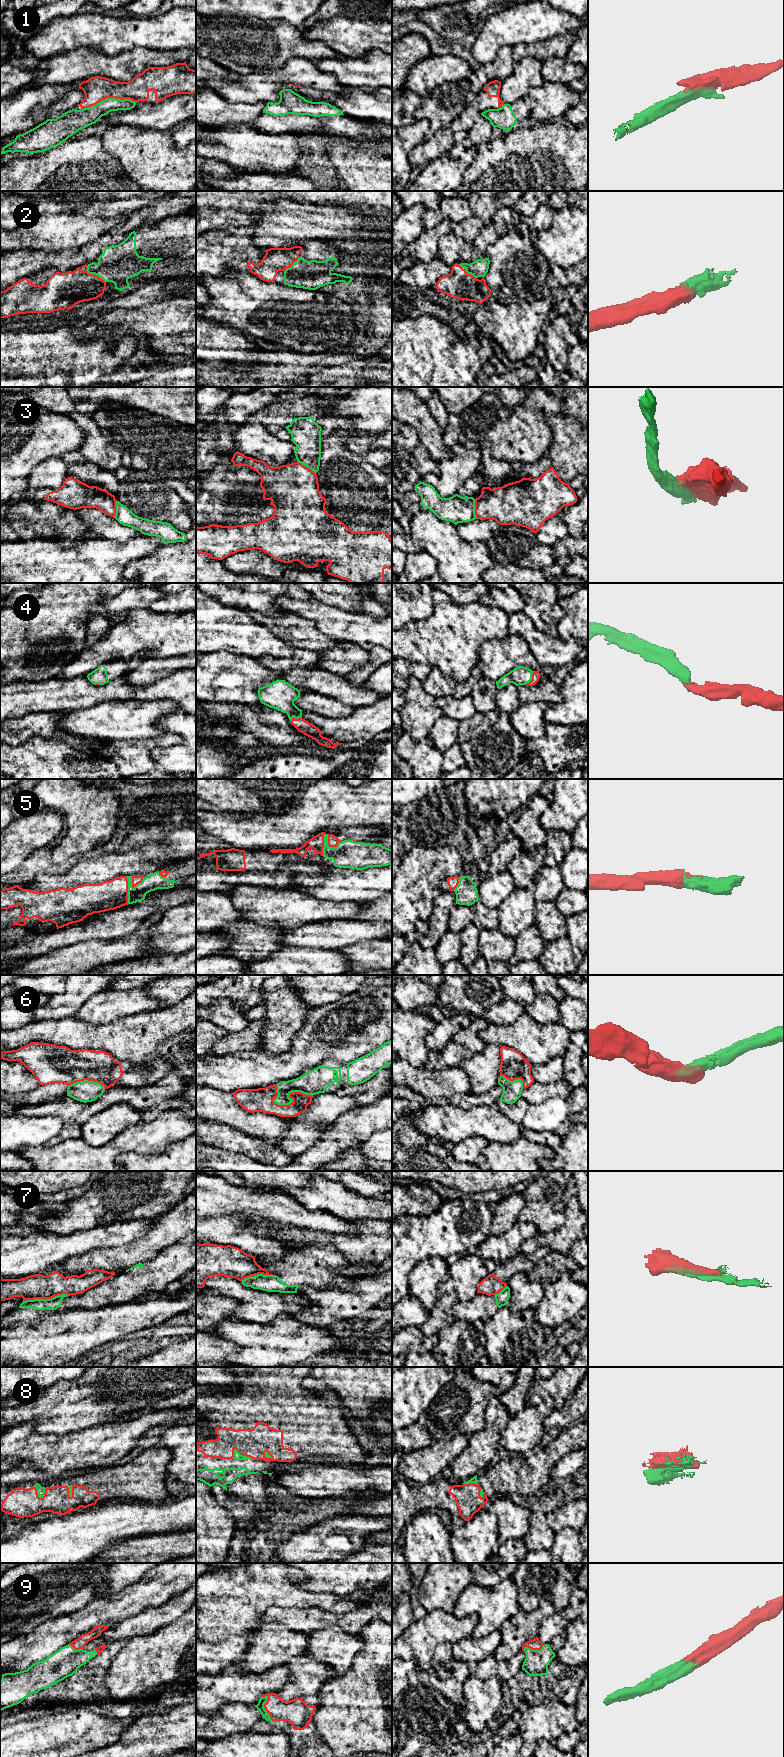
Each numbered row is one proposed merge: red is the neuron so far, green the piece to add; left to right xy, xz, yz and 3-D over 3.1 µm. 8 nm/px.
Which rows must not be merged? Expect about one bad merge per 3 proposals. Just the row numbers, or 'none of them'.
1, 3, 7

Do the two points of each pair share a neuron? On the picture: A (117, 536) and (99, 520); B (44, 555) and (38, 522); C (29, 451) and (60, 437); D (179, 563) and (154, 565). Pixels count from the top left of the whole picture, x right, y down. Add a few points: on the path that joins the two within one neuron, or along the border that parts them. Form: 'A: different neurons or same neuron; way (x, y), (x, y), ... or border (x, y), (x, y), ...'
A: same neuron; way (113, 532), (103, 524)
B: different neurons; border (18, 538), (59, 538), (61, 540)
C: same neuron; way (37, 443), (42, 438), (52, 437)
D: same neuron; way (173, 565), (160, 565)

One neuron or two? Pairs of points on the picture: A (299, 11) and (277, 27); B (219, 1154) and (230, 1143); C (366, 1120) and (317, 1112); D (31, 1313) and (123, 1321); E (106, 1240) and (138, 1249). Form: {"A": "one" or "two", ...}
{"A": "two", "B": "two", "C": "two", "D": "two", "E": "two"}

